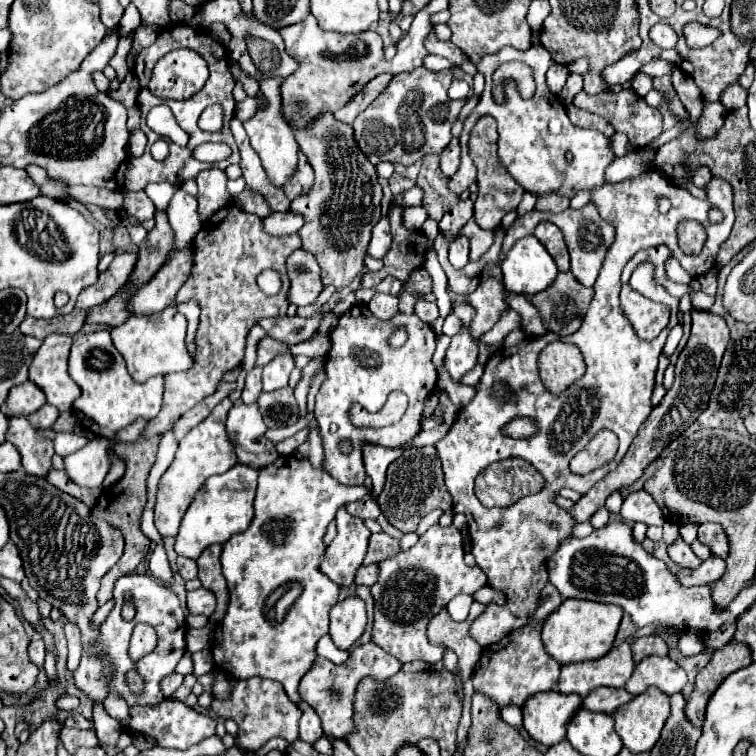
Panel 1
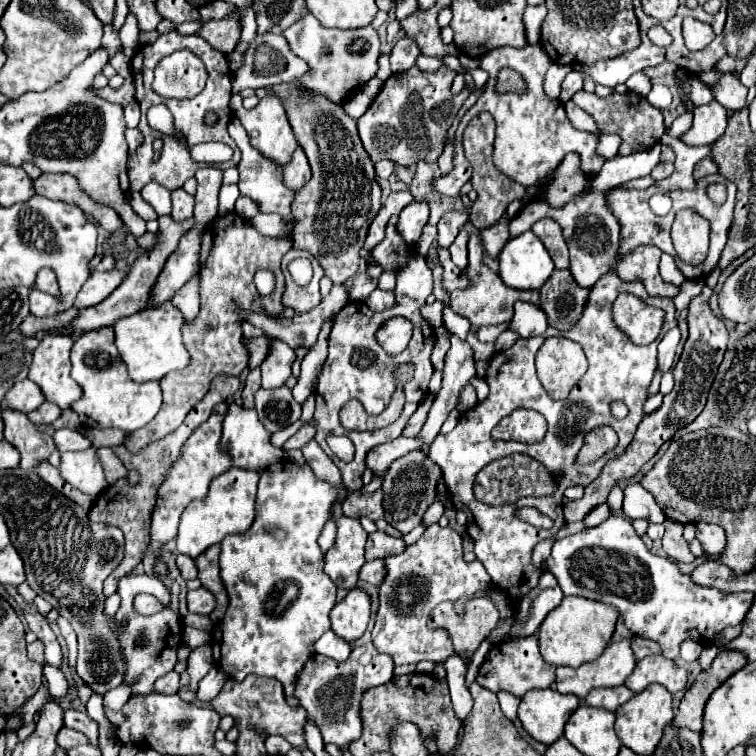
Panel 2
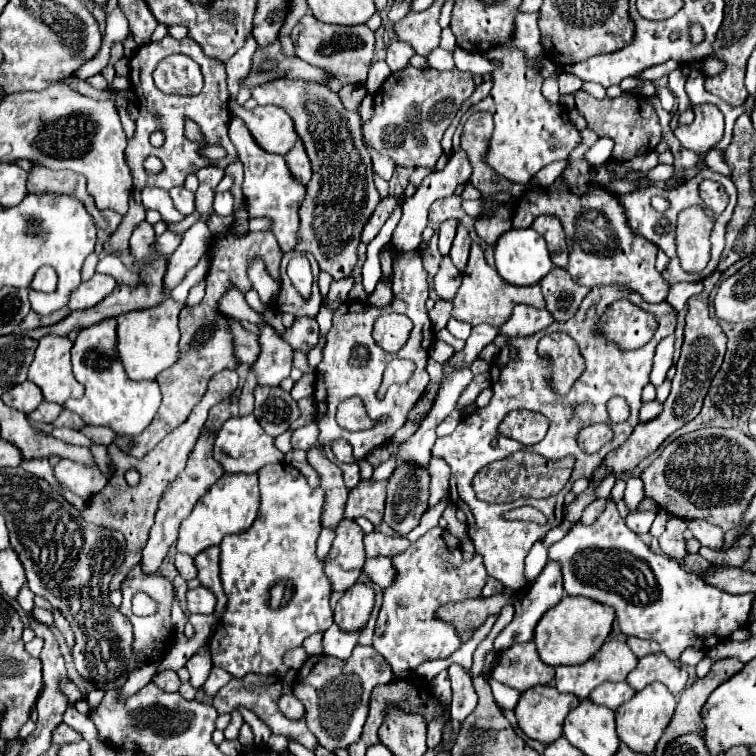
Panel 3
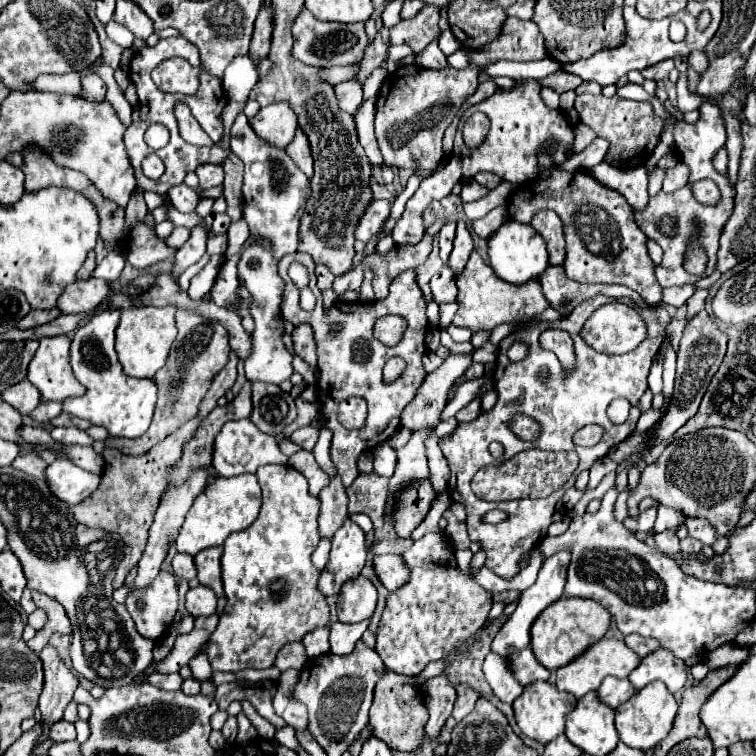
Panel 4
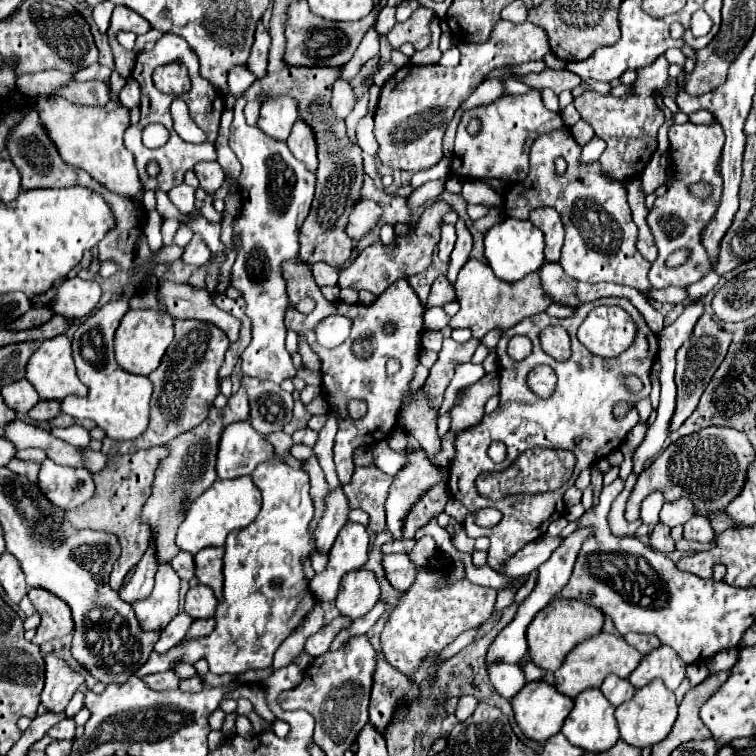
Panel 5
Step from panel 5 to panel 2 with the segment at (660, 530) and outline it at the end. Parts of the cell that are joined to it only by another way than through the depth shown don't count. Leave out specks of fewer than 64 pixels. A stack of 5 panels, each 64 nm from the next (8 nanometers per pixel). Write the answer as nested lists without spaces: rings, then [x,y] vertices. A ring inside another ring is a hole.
[[[666,518],[664,526],[666,526],[666,534],[662,538],[662,548],[664,548],[666,556],[676,562],[692,562],[694,554],[688,550],[688,542],[682,538],[684,524]]]

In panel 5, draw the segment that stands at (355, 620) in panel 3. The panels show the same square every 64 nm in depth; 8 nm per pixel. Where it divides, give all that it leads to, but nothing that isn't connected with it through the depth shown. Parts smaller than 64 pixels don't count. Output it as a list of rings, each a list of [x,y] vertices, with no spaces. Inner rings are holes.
[[[358,568],[358,572],[348,572],[340,582],[340,590],[336,596],[336,608],[340,614],[356,620],[370,612],[380,598],[380,584],[374,572],[366,568]]]

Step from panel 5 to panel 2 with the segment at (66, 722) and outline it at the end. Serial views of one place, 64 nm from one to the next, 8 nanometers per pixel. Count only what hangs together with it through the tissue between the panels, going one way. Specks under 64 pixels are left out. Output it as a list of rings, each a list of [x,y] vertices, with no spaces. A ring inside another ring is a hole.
[[[62,726],[58,736],[56,736],[56,742],[62,748],[72,748],[72,746],[78,746],[78,744],[88,744],[88,738],[82,732],[76,732],[76,730]]]

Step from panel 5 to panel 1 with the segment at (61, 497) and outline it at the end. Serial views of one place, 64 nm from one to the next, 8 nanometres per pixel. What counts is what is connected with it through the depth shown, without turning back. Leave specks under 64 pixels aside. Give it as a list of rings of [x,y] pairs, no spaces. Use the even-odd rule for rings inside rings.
[[[94,438],[82,450],[64,456],[64,470],[68,478],[82,488],[102,490],[102,482],[110,466],[108,450],[110,442],[106,438]]]

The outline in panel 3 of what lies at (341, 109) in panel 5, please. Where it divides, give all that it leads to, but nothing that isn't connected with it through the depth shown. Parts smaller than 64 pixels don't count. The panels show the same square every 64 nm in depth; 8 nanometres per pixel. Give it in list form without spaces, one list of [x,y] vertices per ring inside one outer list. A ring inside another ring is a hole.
[[[346,84],[346,86],[340,88],[338,96],[340,96],[344,108],[348,108],[348,110],[356,110],[356,108],[360,106],[362,98],[366,96],[366,90],[364,90],[362,84]]]

